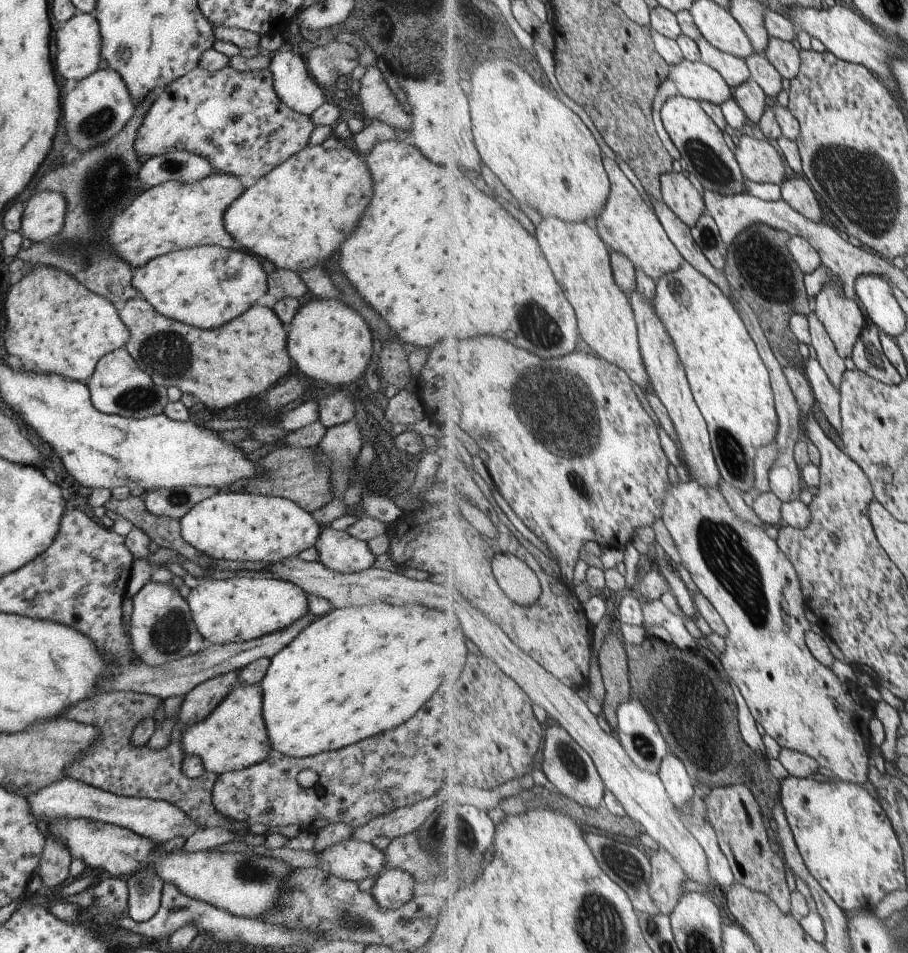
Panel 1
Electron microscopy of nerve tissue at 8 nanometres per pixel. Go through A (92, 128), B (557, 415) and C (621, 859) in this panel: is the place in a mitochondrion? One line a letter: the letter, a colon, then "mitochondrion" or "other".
A: mitochondrion
B: mitochondrion
C: mitochondrion

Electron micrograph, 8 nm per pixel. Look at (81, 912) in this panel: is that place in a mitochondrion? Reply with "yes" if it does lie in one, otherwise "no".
no

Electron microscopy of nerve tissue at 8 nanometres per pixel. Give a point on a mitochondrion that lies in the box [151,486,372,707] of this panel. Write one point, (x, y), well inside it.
(177, 498)

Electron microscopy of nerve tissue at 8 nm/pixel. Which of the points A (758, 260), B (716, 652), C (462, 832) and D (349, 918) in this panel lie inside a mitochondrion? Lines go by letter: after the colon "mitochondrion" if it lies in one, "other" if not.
A: mitochondrion
B: other
C: mitochondrion
D: mitochondrion

